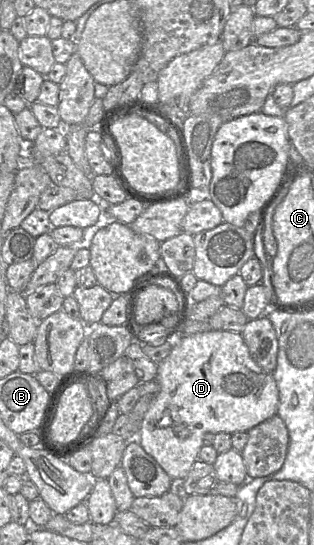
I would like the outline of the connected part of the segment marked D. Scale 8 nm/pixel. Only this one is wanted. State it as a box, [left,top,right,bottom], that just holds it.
[137,330,279,491]

